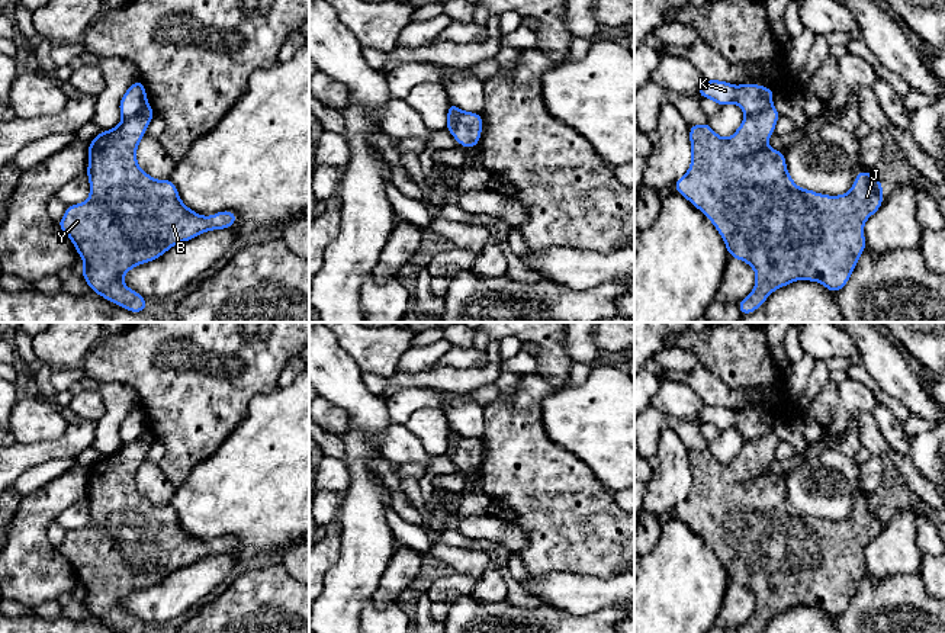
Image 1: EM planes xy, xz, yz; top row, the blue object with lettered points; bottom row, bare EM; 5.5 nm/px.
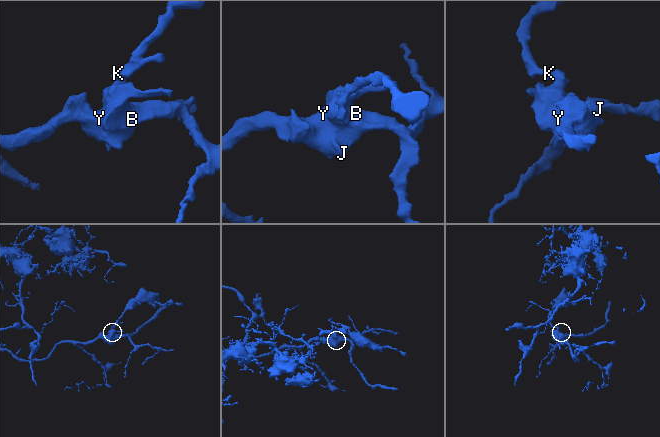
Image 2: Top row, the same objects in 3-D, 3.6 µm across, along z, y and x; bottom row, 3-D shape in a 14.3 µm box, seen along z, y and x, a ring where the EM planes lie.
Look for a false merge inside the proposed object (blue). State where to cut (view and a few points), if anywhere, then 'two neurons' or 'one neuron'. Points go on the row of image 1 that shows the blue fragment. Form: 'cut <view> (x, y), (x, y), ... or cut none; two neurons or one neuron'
cut yz (771, 105), (746, 116); two neurons

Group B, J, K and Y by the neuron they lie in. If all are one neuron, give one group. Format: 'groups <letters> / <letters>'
groups B J Y / K

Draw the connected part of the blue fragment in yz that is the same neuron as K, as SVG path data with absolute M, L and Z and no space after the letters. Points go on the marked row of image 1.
M705 80L698 96L701 99L708 97L719 106L735 103L749 116L765 112L772 106L774 90L753 83L733 86L720 80Z

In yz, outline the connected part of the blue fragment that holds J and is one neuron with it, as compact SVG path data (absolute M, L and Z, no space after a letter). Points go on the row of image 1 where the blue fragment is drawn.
M774 106L749 115L730 138L721 138L708 123L690 126L691 166L674 186L713 222L730 257L748 263L755 270L753 290L737 303L742 315L752 314L774 290L795 280L819 282L832 293L839 292L865 251L864 224L880 209L884 199L880 177L864 171L856 173L854 186L845 195L829 196L800 189L788 174L785 154L768 147L780 116Z

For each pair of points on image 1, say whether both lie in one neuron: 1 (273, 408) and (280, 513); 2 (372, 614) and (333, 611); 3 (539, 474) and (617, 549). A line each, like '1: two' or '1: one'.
1: one
2: two
3: one

